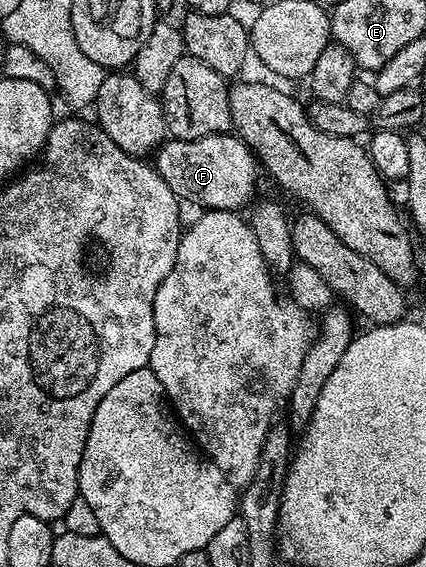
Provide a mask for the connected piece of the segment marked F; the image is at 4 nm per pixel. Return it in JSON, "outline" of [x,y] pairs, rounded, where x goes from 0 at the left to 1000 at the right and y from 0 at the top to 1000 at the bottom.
{"outline":[[[547,235],[500,236],[460,247],[392,247],[371,259],[369,279],[371,309],[430,358],[458,356],[474,363],[465,367],[484,370],[559,374],[599,354],[596,333],[606,328],[610,293],[577,252]]]}

